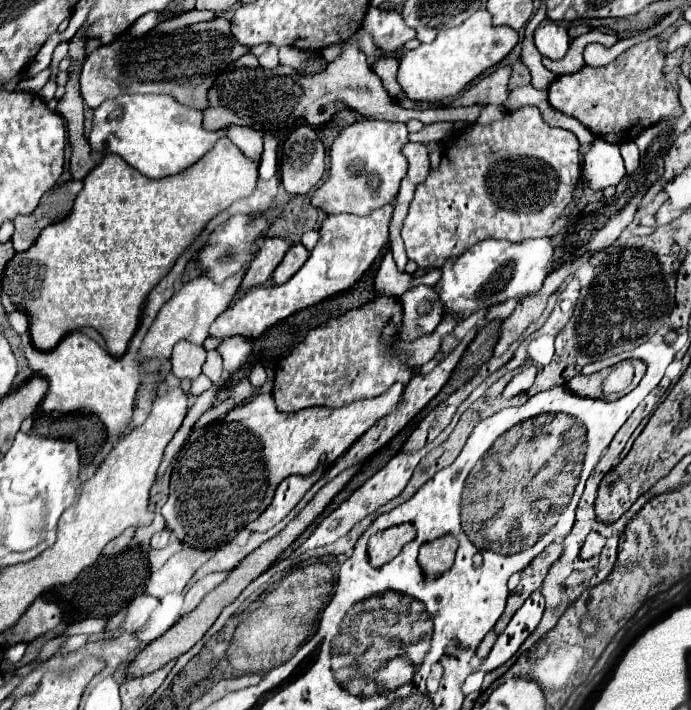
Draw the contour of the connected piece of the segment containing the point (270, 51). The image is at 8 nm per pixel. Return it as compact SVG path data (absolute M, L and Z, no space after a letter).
M269 46L269 48L259 56L259 64L261 64L263 68L275 68L275 66L279 66L277 48L275 48L275 46Z

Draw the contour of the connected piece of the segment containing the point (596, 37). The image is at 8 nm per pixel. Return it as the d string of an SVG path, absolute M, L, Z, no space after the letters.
M591 30L579 38L575 38L567 50L567 54L559 60L551 60L551 58L543 58L543 64L555 74L555 76L563 76L563 74L573 74L581 68L581 60L583 60L583 48L589 44L589 42L599 42L603 46L613 46L619 42L619 36L615 34L603 34L603 32L597 32L597 30Z

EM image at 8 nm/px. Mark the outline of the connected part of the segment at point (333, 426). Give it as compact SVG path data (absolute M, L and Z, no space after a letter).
M397 382L381 396L371 400L351 402L343 408L305 408L295 414L285 414L275 408L271 394L257 394L243 406L235 406L221 422L195 430L173 464L169 498L161 508L167 528L175 536L193 548L219 548L235 538L249 522L253 522L273 500L275 488L291 474L313 474L321 456L327 456L327 464L333 464L367 428L371 428L383 414L389 414L401 404L403 384Z

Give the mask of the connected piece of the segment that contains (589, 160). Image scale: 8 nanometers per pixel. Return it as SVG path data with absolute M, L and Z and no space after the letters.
M595 138L591 150L583 156L583 174L593 190L617 186L625 176L625 164L617 144Z

